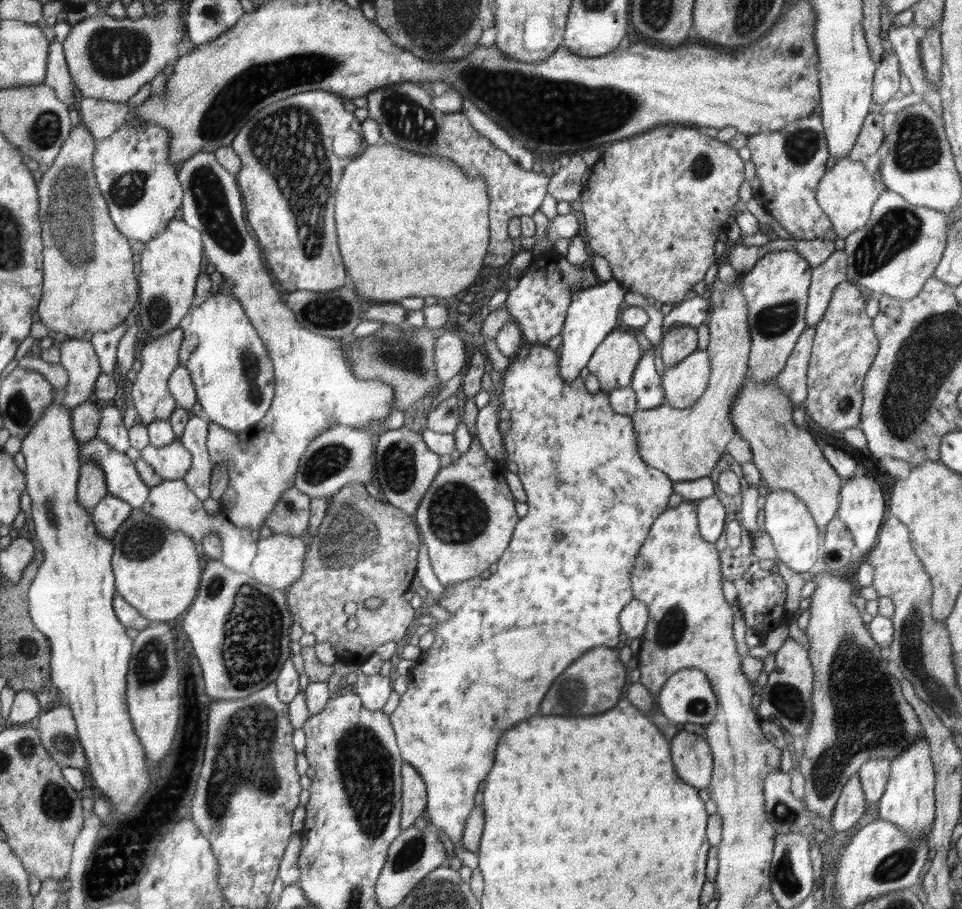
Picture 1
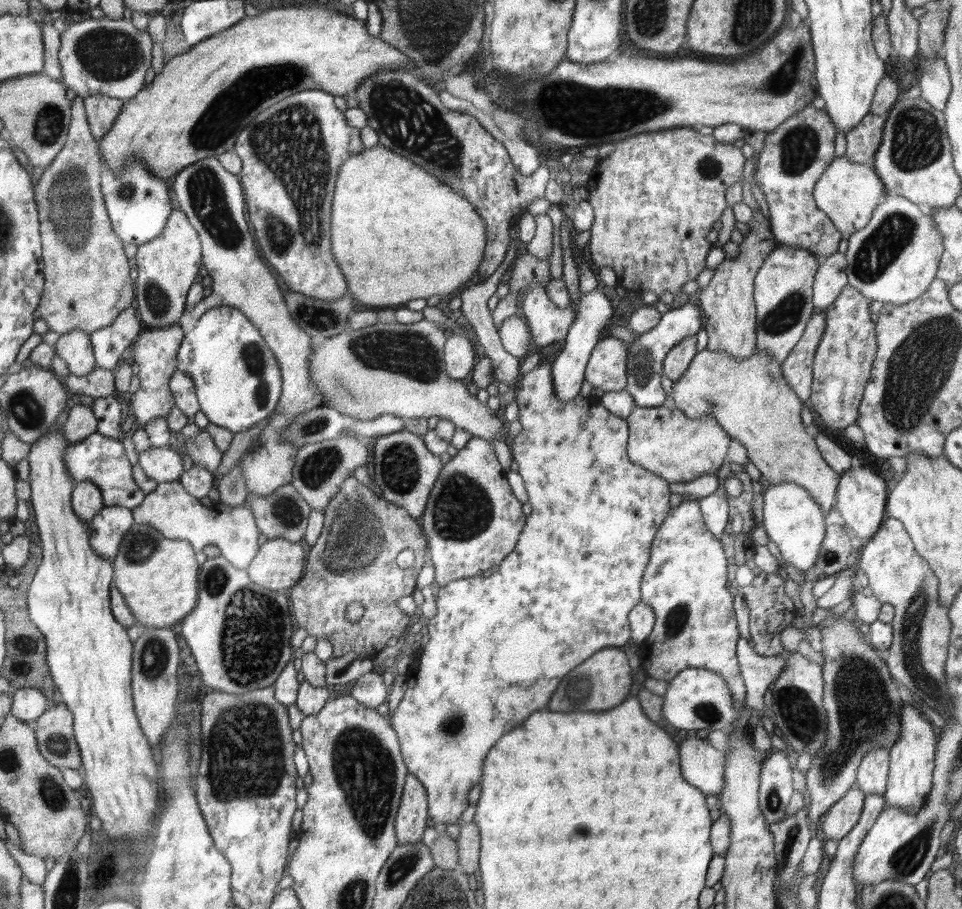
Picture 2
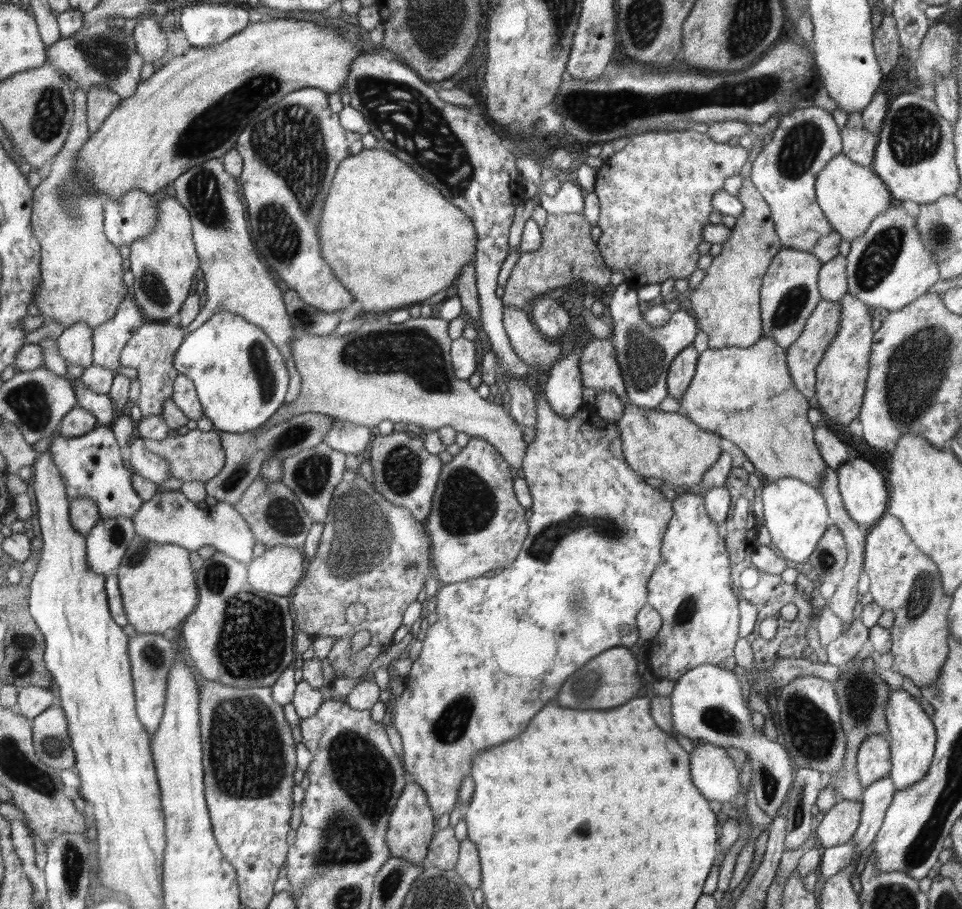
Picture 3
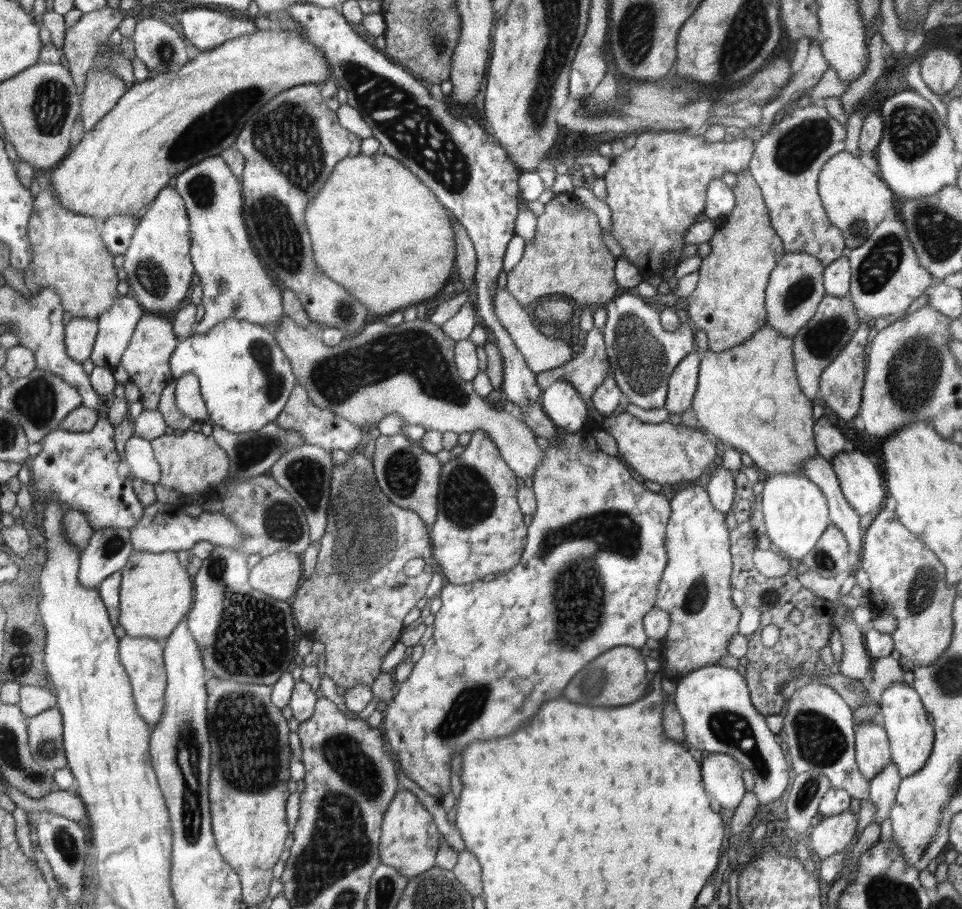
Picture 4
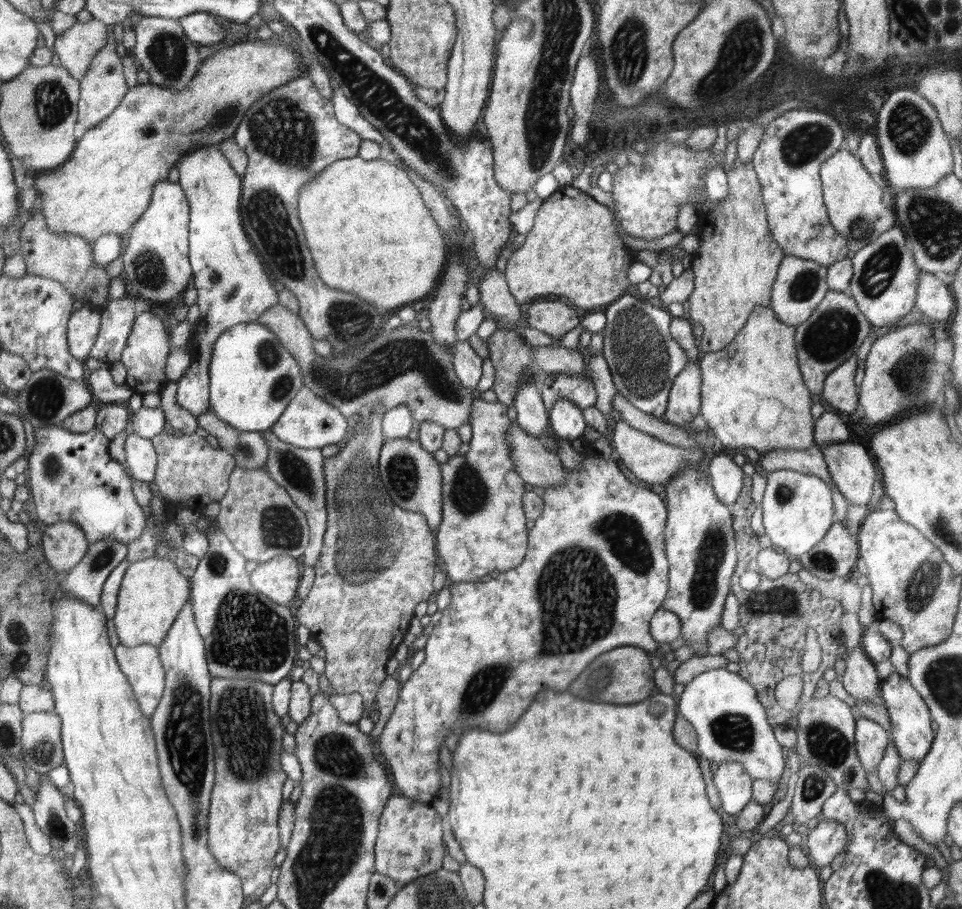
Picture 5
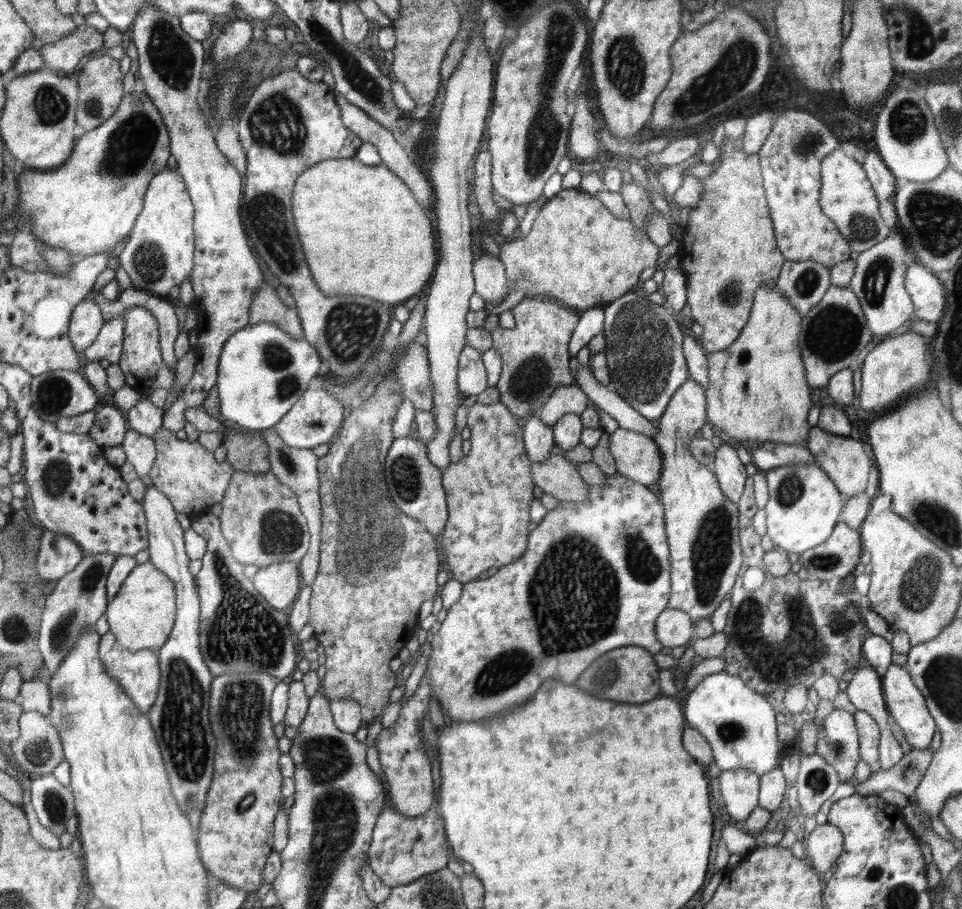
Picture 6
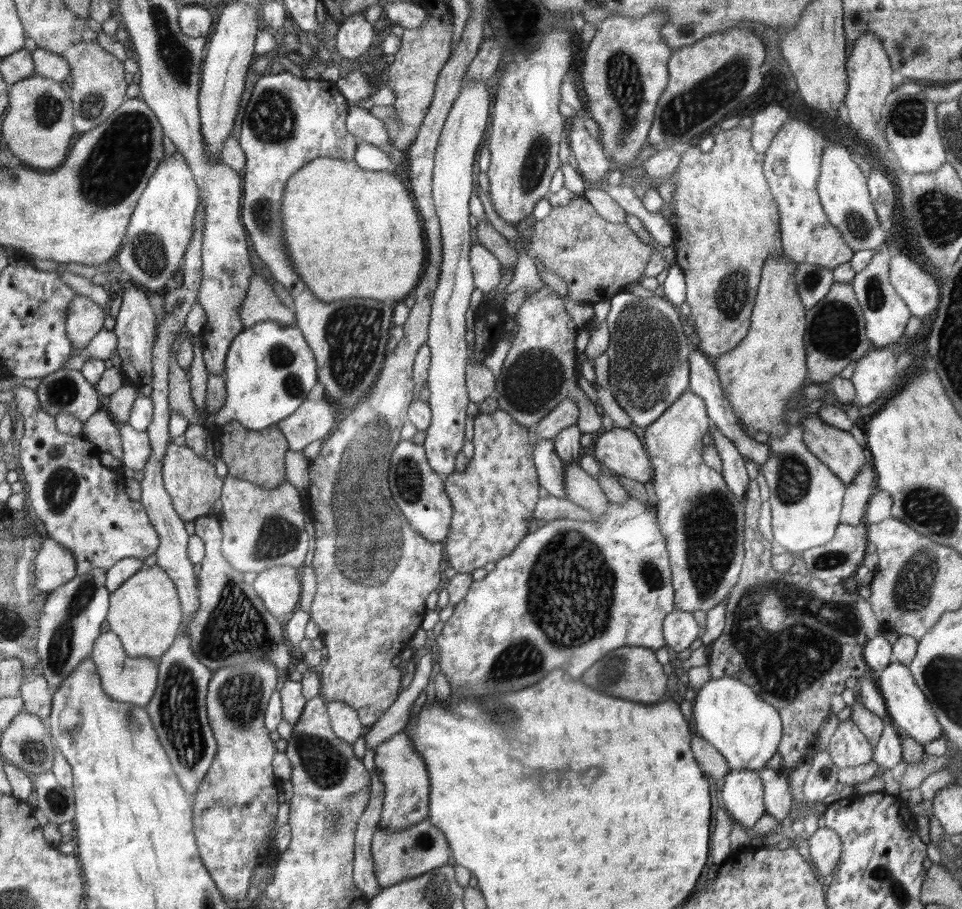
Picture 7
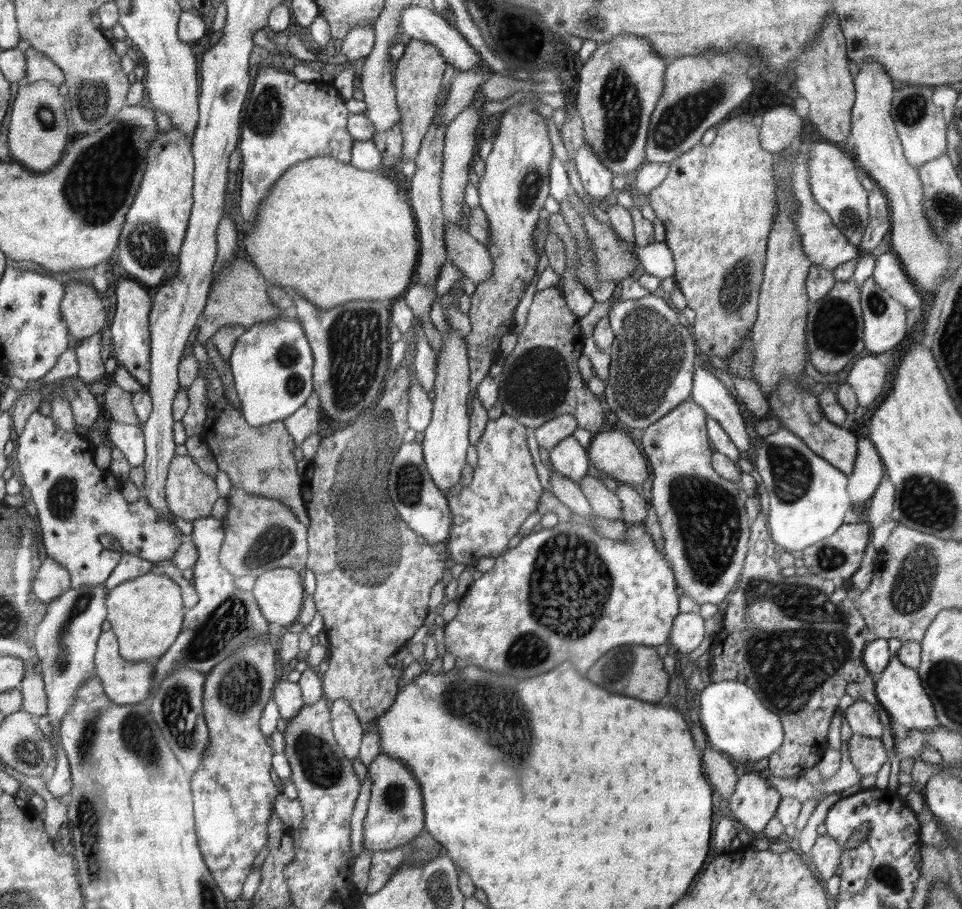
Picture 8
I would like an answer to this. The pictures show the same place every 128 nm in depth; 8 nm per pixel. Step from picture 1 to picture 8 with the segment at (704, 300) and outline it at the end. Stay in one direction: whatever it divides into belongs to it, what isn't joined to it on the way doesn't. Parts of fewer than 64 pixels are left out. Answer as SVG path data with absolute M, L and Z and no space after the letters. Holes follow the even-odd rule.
M650 294L644 298L628 299L624 302L615 299L612 304L613 308L609 311L608 318L615 338L608 352L611 362L609 378L605 382L605 400L627 431L645 430L691 397L696 343L689 334L689 328L679 323L680 311L664 298Z

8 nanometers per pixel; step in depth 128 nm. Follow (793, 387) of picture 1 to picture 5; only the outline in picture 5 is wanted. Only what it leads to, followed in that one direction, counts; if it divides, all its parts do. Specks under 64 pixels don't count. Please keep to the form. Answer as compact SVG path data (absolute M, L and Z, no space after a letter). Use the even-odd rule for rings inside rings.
M829 290L808 321L795 328L798 367L809 392L820 394L826 376L857 354L864 339L872 331L870 322L860 313L854 298L848 293Z

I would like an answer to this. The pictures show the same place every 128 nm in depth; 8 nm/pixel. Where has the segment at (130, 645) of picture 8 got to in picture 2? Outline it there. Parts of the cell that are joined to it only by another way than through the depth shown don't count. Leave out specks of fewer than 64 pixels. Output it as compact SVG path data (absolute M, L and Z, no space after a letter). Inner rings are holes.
M134 522L126 531L120 541L118 553L112 558L114 560L113 584L122 593L130 611L136 617L136 622L146 627L170 628L172 624L180 624L180 621L196 606L201 565L196 561L195 553L188 541L166 538L162 531L158 531L148 523Z

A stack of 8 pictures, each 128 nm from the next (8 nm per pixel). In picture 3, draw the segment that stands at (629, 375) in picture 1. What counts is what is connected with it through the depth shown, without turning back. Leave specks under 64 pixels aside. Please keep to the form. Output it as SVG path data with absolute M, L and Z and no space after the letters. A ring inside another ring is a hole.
M592 336L590 338L591 340L580 353L582 386L612 392L622 400L622 404L626 407L629 398L613 343L610 339L602 340Z

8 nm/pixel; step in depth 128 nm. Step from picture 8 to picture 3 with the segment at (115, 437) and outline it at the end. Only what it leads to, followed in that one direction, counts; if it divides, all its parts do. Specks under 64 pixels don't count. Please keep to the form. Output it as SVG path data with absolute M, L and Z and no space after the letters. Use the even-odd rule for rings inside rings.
M139 437L135 439L132 445L126 446L124 454L132 473L138 473L157 485L170 478L170 465L168 465L170 461L168 458L146 450Z

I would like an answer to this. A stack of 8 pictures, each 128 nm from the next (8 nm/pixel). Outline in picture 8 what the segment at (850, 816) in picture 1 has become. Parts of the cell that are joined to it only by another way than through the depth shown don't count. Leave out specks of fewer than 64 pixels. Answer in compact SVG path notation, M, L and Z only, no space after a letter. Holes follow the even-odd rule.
M828 834L816 838L808 855L809 865L821 881L825 882L836 875L836 870L841 865L842 850L843 846Z

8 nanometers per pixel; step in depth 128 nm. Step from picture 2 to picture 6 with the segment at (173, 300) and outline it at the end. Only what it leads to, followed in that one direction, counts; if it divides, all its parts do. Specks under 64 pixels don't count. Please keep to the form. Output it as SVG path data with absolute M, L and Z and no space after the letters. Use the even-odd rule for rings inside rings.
M167 167L164 171L155 174L150 179L148 190L144 194L143 208L126 238L126 246L118 256L120 266L128 273L131 286L146 295L166 298L174 286L179 286L186 278L190 278L194 266L195 247L193 218L194 204L178 170Z

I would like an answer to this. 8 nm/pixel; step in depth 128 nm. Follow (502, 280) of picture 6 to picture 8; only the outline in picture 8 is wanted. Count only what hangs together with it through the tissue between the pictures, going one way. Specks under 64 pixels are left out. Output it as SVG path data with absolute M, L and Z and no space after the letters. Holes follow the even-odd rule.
M448 220L444 227L446 227L444 241L448 260L475 285L486 282L494 270L488 249L468 233L466 227L456 228Z

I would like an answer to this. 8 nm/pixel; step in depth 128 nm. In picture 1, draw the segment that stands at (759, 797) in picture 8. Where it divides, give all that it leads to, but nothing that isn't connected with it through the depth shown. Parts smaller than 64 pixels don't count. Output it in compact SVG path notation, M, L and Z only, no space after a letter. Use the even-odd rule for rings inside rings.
M680 730L670 742L672 764L676 774L694 789L700 790L710 785L712 777L712 750L700 734Z

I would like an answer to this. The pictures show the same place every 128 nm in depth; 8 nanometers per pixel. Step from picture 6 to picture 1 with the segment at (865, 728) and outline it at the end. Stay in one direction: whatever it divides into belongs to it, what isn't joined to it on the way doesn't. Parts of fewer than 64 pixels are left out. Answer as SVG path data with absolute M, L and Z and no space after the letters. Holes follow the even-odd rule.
M886 758L868 760L859 769L858 775L867 803L879 803L884 795L889 775L891 761Z

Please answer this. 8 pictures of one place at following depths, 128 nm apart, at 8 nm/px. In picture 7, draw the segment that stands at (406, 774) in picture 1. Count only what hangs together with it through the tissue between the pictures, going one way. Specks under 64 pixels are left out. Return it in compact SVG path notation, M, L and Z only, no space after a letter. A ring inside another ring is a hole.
M428 817L404 830L390 831L380 825L372 836L371 854L376 879L382 888L452 863L451 851L442 829L436 827Z

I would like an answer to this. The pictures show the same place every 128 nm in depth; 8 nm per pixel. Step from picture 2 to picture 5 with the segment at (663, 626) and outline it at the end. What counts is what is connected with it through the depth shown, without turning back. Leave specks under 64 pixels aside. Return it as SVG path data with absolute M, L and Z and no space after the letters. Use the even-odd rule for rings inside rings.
M698 466L686 468L668 480L665 491L669 582L661 607L680 618L680 636L692 648L694 657L701 657L709 654L708 632L721 628L724 604L731 593L731 579L737 565L734 518L729 506L716 498L712 484Z

